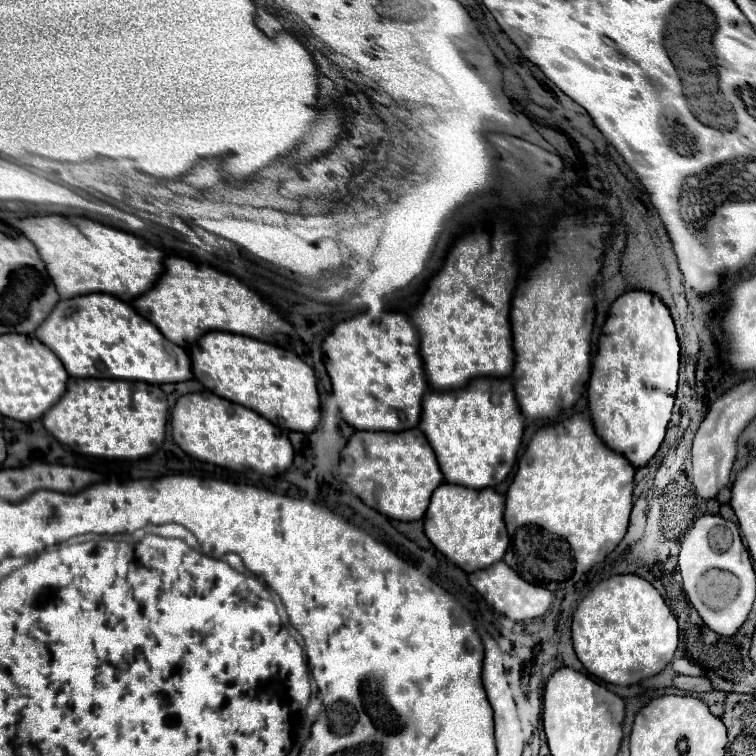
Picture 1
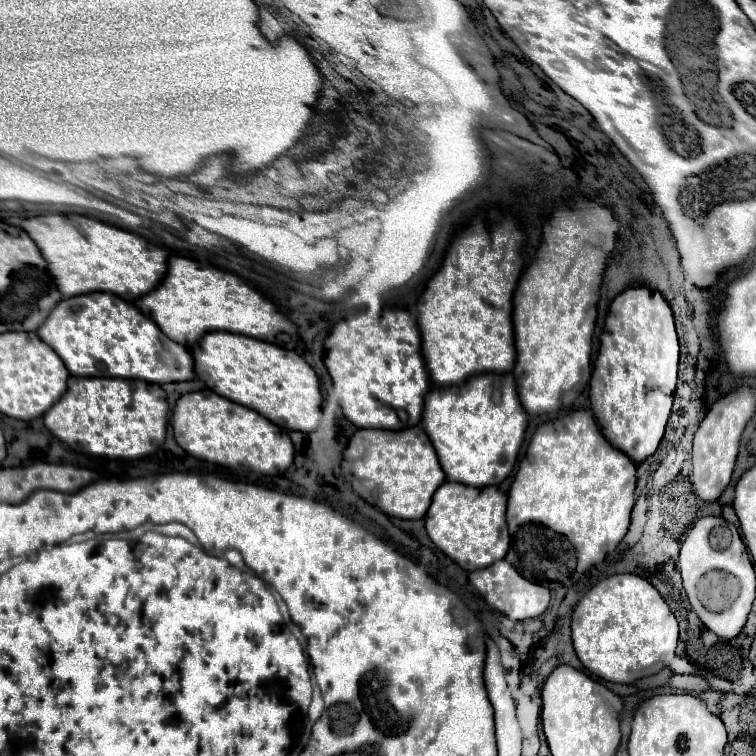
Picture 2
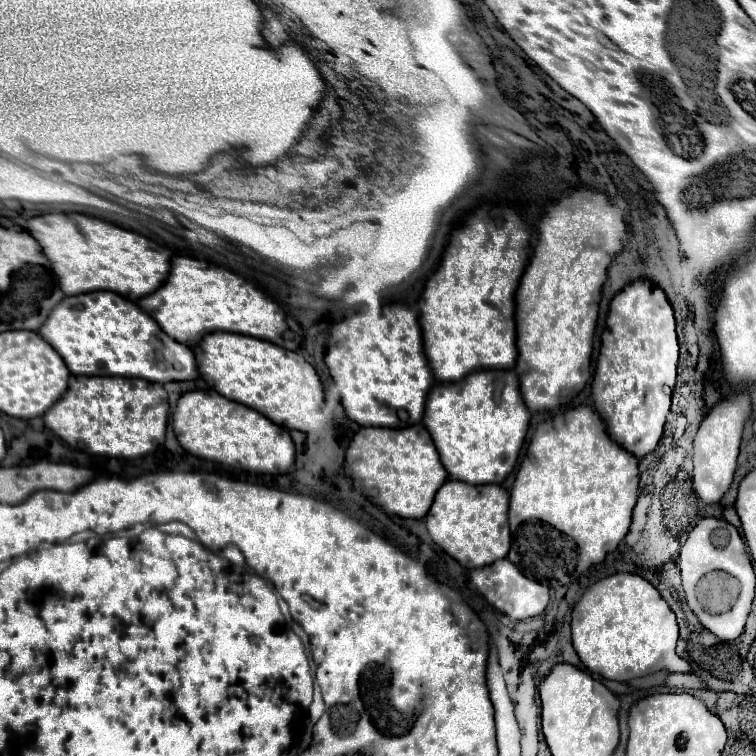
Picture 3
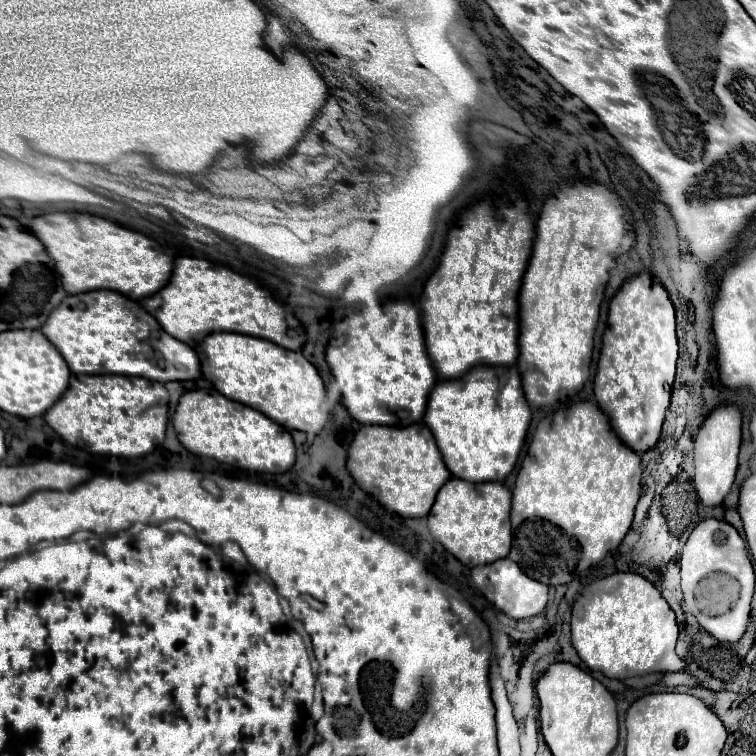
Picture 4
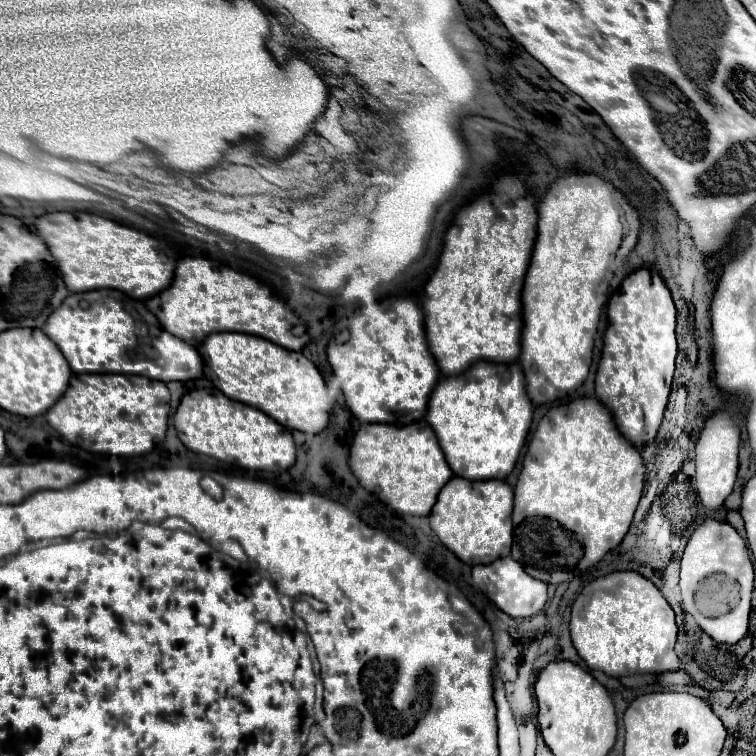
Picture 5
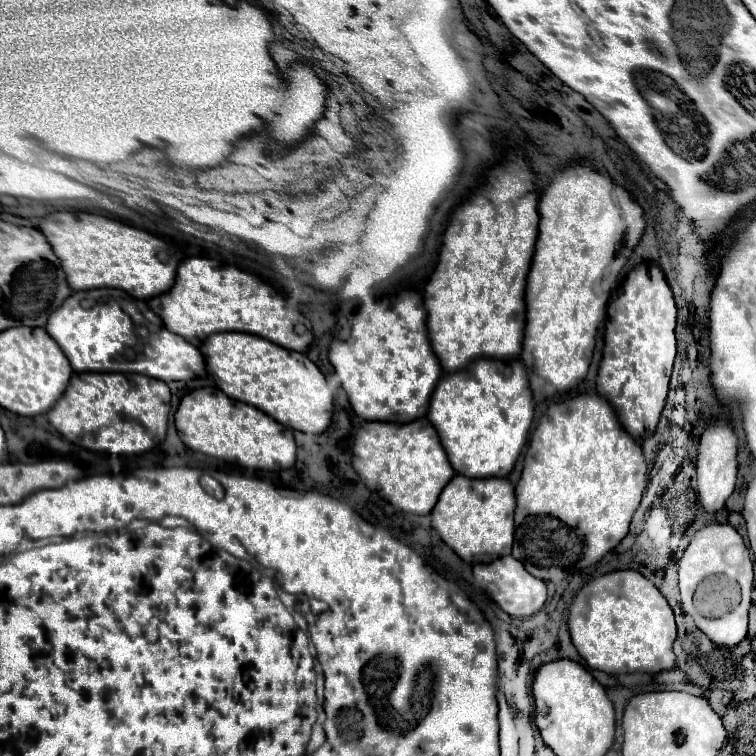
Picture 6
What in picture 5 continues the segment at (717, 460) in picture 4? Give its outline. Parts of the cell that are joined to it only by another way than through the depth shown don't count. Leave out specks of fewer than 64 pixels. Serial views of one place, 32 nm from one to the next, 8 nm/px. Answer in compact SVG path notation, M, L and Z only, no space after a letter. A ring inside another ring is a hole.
M726 412L712 416L706 422L704 430L700 432L700 438L696 444L696 492L700 502L708 510L722 508L724 500L734 488L736 472L738 472L738 442L740 442L738 426L734 418Z

